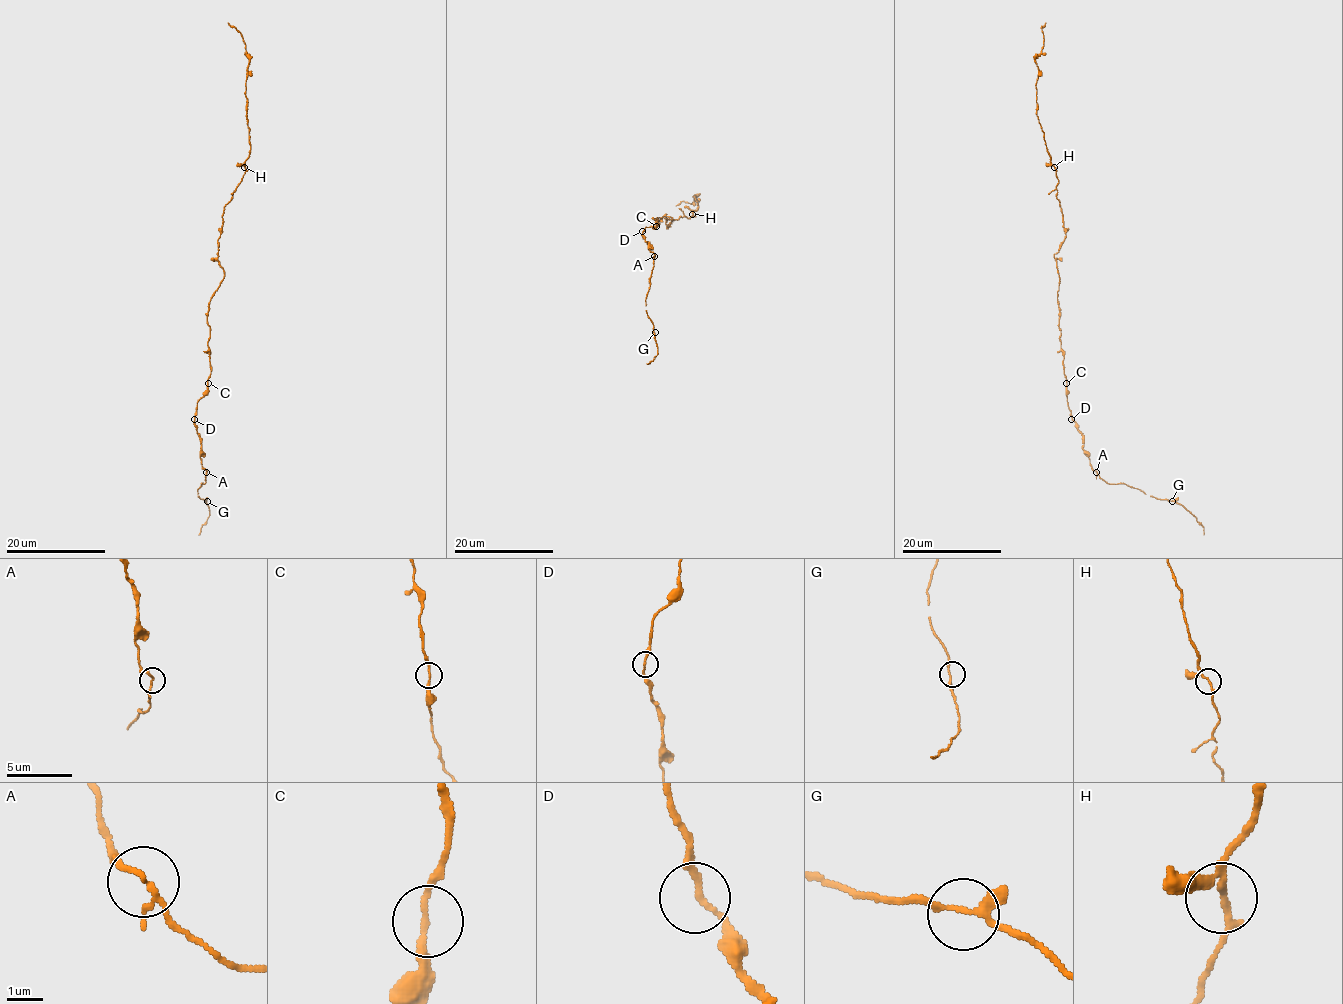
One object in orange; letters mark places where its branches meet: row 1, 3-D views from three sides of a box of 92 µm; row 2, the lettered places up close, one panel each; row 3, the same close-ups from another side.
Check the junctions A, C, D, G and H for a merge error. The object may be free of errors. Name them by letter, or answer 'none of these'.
none of these

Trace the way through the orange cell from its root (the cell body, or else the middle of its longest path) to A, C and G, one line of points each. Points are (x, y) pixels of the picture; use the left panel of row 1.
A: (208, 305), (210, 374), (208, 390), (197, 403), (194, 417), (202, 465), (207, 471)
C: (208, 305), (208, 383)
G: (208, 305), (210, 374), (208, 390), (197, 403), (194, 417), (202, 465), (207, 470), (198, 496), (207, 501)

